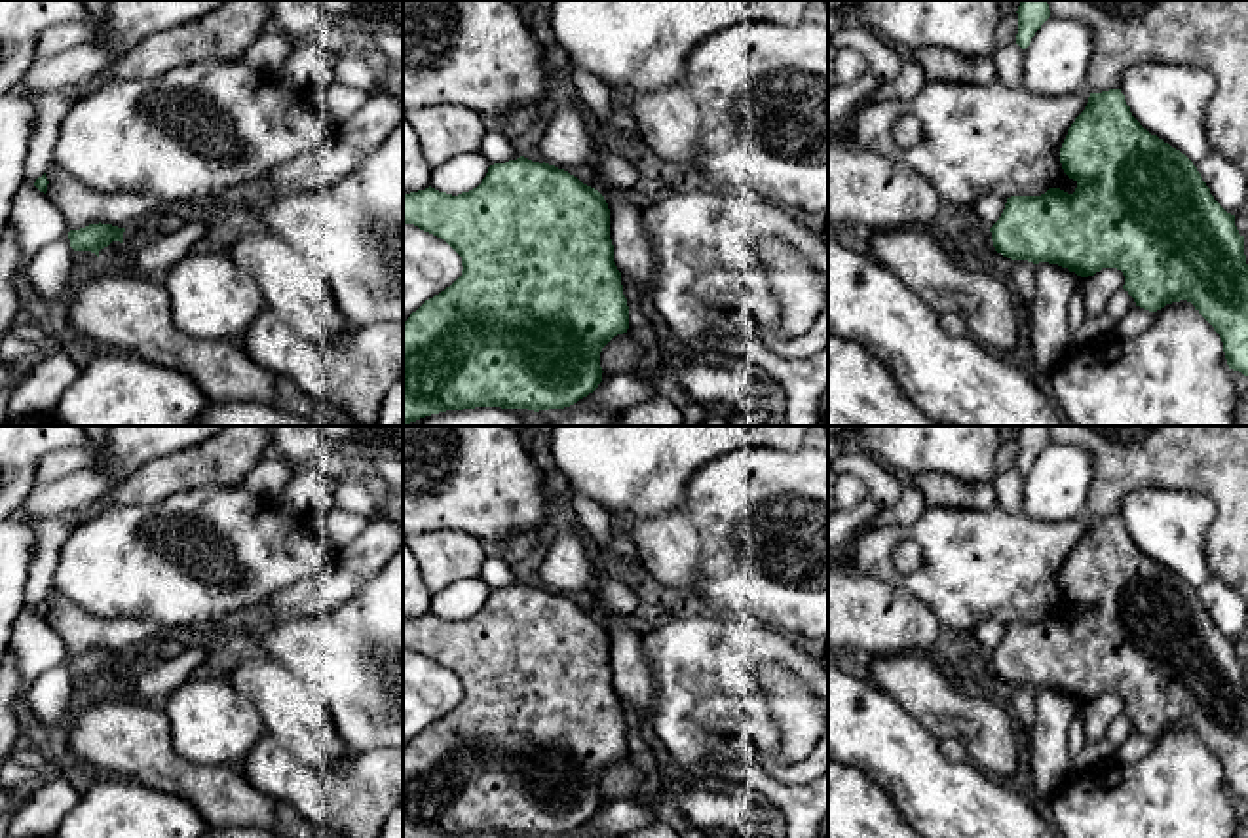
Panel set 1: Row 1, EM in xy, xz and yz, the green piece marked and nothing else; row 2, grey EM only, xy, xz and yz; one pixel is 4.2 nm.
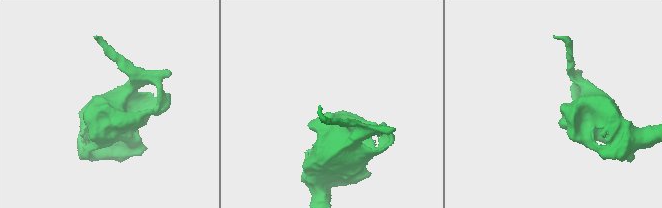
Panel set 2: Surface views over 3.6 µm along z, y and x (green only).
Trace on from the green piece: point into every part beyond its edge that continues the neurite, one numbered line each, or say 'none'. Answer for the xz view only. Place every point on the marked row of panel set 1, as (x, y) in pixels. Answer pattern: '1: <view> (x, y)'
none

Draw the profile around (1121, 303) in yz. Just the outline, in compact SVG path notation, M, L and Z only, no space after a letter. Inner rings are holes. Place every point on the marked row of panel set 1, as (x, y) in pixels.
M1119 289L1109 302L1106 304L1106 312L1113 321L1119 321L1123 315L1126 315L1136 306L1134 298L1128 295L1128 291Z

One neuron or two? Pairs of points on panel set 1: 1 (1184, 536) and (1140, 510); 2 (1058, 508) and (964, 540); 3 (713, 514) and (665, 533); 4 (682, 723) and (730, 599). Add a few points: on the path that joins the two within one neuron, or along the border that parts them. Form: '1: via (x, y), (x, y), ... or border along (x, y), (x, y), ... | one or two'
1: via (1172, 531), (1152, 515) | one
2: border along (1021, 512), (1041, 521), (1070, 521), (1076, 517) | two
3: border along (688, 514), (701, 538) | two
4: border along (726, 612), (734, 616) | two

